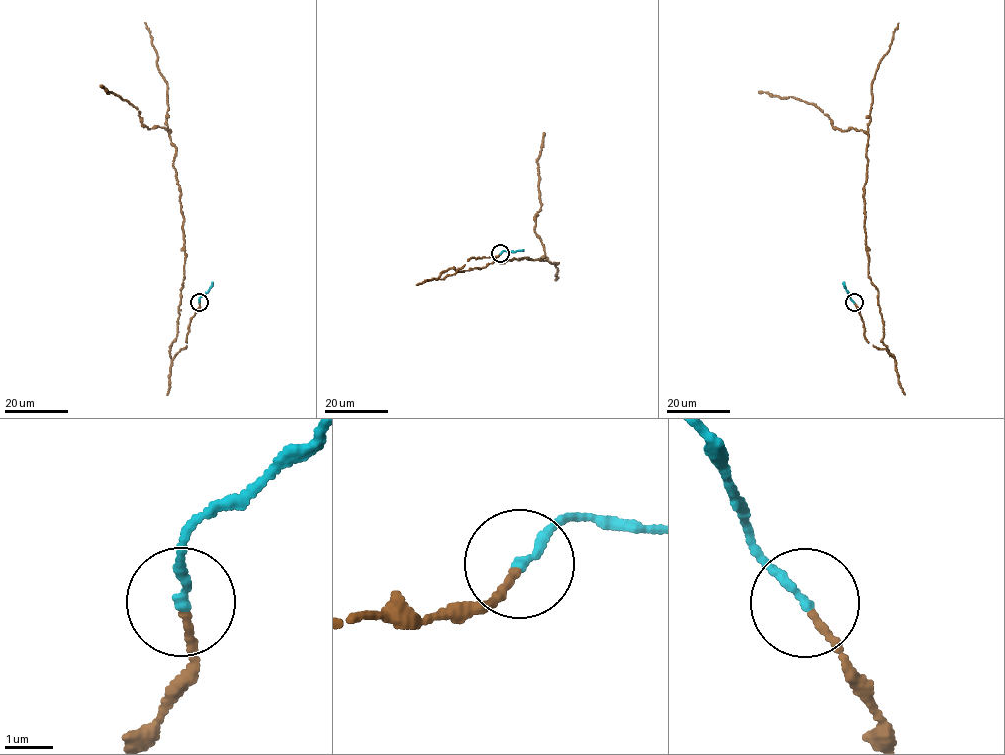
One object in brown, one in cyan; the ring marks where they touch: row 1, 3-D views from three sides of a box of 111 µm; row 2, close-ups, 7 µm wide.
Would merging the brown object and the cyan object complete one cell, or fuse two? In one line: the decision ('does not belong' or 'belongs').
belongs

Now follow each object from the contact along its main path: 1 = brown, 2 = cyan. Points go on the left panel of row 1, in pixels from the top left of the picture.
1: (199, 302), (187, 343), (171, 359), (186, 253), (176, 147), (170, 130), (147, 129), (136, 108), (101, 85)
2: (199, 302), (212, 282)

